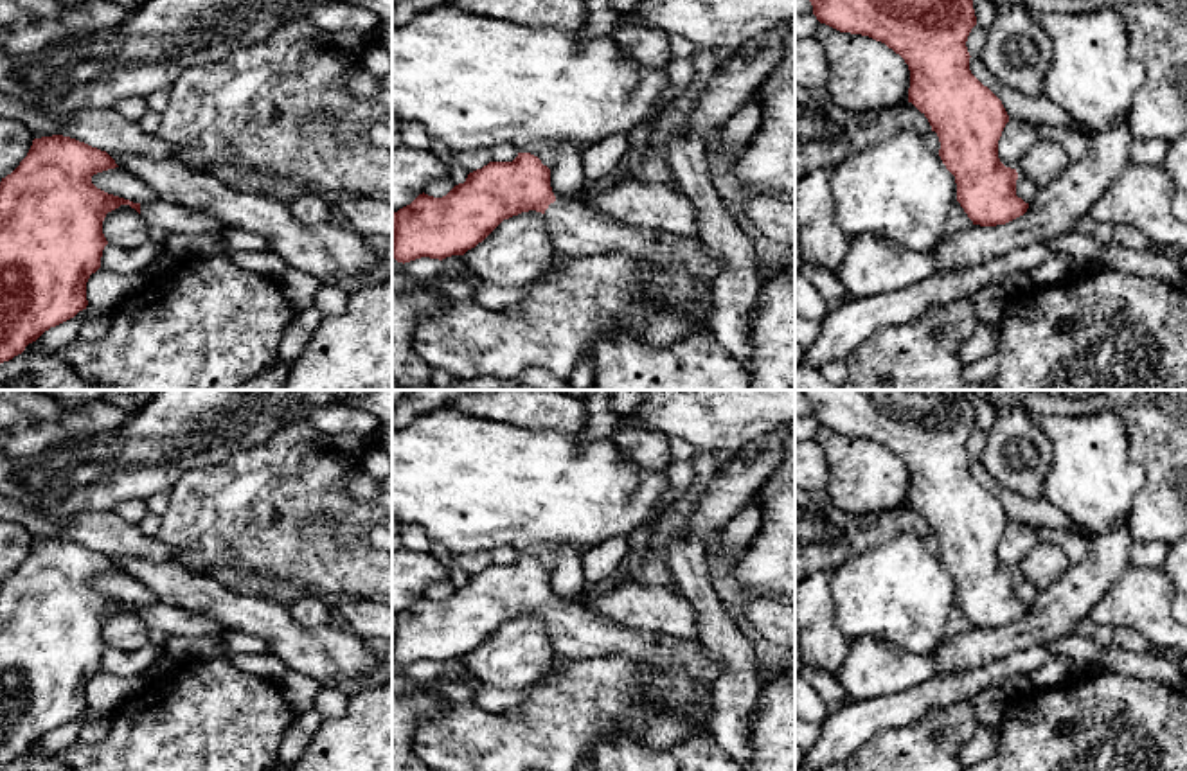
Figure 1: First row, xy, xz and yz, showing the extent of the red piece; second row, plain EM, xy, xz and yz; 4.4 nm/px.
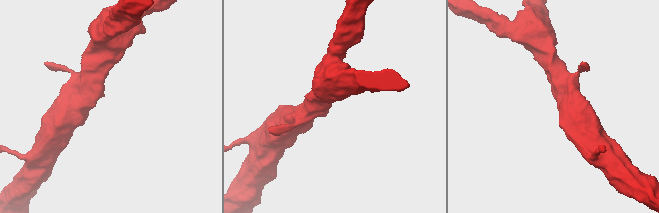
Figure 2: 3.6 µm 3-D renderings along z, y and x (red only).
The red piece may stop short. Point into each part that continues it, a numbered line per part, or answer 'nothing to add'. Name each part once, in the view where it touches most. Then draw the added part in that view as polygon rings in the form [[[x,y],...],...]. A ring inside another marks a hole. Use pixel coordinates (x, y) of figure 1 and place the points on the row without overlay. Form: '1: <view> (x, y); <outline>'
1: xz (576, 631); [[[556,602],[545,613],[545,625],[554,652],[563,658],[588,660],[624,654],[658,672],[683,669],[705,685],[723,672],[721,663],[701,642],[628,627],[585,602]]]

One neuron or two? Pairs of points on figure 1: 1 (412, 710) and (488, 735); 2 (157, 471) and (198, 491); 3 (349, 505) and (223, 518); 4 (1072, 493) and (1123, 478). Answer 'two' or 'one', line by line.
1: two
2: two
3: one
4: one

